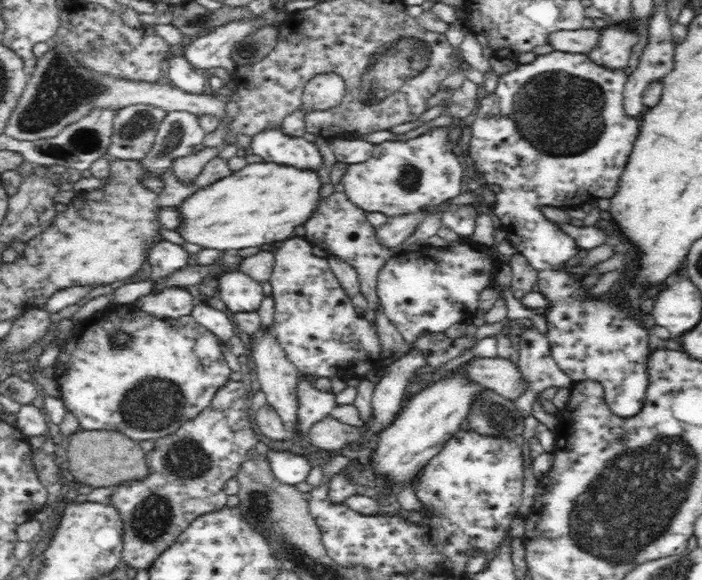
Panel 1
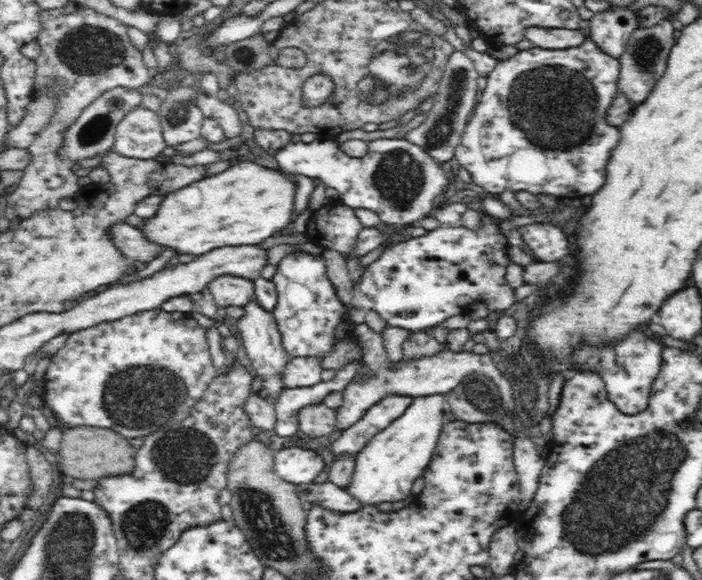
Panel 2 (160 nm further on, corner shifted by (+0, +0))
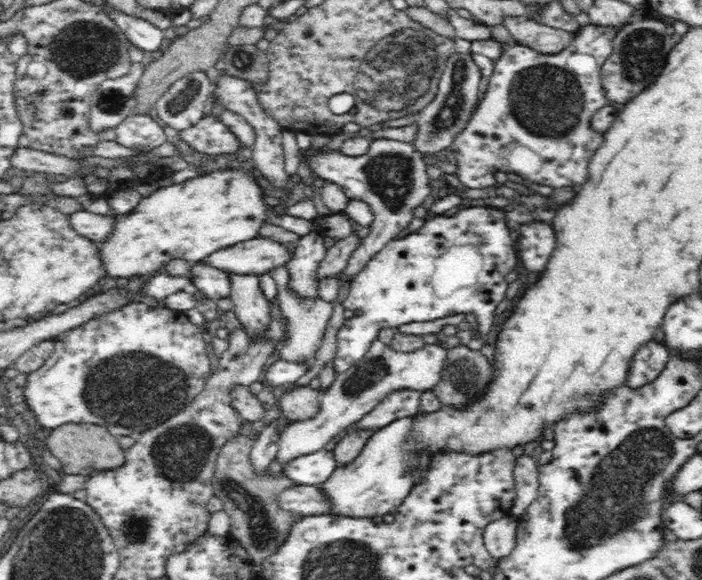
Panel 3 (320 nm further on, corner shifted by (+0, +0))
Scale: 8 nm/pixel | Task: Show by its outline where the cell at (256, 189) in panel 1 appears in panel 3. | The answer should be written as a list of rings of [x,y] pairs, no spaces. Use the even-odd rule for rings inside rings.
[[[238,169],[213,171],[206,173],[206,176],[199,175],[196,178],[191,178],[182,183],[174,183],[172,186],[160,186],[160,188],[149,194],[147,198],[141,198],[138,205],[130,213],[114,216],[112,233],[104,241],[98,243],[97,246],[99,246],[98,250],[104,250],[104,252],[99,252],[99,256],[104,254],[104,258],[108,258],[108,276],[110,278],[128,278],[131,280],[134,279],[132,276],[148,276],[148,274],[154,274],[154,272],[166,266],[171,260],[202,261],[217,250],[259,237],[259,229],[264,225],[264,220],[266,220],[266,204],[262,200],[262,190],[260,190],[260,186],[256,184],[256,179],[250,173]]]

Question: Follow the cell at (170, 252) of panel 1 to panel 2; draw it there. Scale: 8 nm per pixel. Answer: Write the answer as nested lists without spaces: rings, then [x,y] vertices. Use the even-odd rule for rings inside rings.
[[[117,225],[113,227],[113,240],[117,244],[118,249],[126,255],[131,262],[152,262],[156,258],[160,258],[167,248],[158,242],[150,242],[146,240],[146,234],[132,226]]]

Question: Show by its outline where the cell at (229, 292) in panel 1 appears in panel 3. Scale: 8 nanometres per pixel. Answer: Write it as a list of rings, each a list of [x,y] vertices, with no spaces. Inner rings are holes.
[[[206,260],[198,261],[190,268],[191,289],[199,290],[211,299],[226,298],[230,293],[229,274],[214,268]]]

